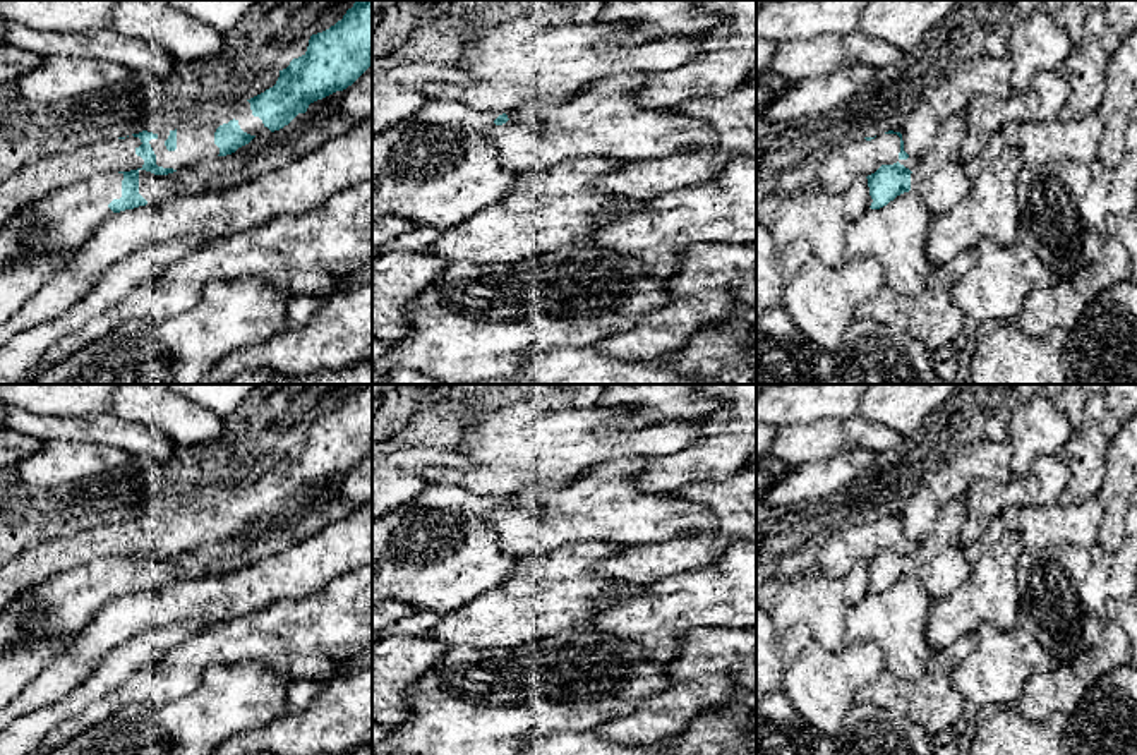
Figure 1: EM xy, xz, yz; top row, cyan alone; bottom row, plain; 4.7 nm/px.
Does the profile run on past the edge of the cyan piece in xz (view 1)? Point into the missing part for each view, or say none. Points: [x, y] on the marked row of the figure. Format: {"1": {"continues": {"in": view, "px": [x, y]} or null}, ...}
{"1": {"continues": null}}

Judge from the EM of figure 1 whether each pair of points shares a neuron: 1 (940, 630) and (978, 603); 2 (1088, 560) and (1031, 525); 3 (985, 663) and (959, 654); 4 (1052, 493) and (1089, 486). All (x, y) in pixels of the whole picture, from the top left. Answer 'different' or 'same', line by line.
1: same
2: different
3: different
4: different

